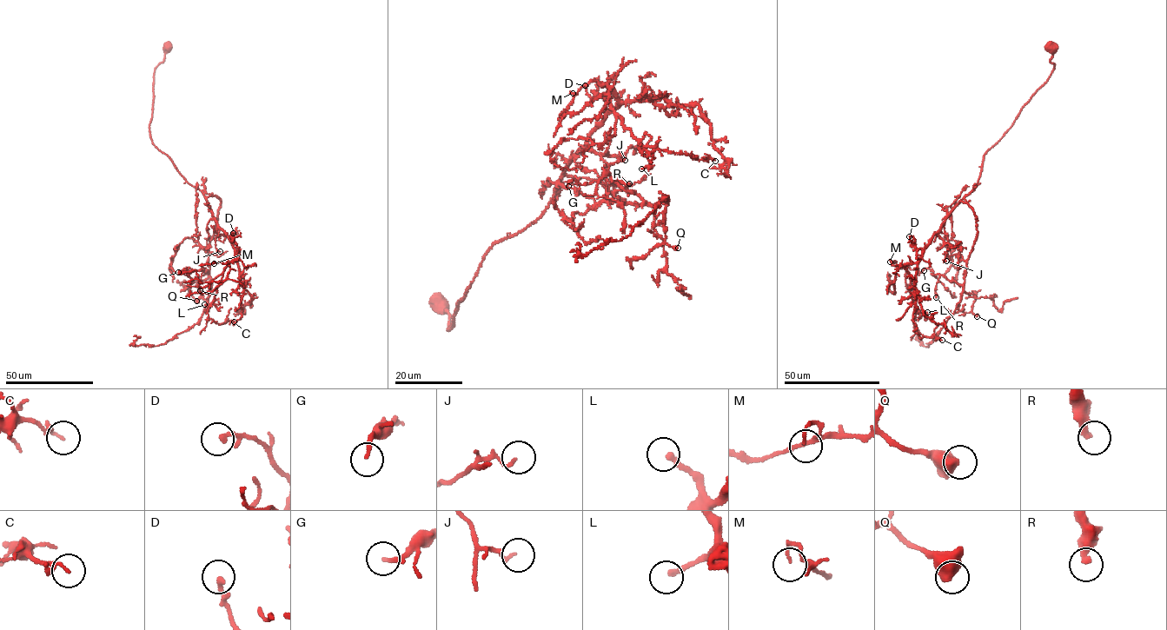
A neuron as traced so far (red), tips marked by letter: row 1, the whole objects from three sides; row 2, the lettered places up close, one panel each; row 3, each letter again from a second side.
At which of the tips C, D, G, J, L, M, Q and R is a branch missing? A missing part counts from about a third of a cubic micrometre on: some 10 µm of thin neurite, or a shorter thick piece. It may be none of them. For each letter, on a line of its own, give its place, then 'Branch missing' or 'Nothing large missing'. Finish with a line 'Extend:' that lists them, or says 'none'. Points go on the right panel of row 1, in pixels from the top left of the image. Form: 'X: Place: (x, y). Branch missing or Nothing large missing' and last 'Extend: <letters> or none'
C: Place: (942, 340). Nothing large missing
D: Place: (909, 236). Nothing large missing
G: Place: (924, 270). Nothing large missing
J: Place: (946, 261). Nothing large missing
L: Place: (927, 312). Nothing large missing
M: Place: (890, 261). Nothing large missing
Q: Place: (977, 316). Nothing large missing
R: Place: (936, 297). Branch missing
Extend: R

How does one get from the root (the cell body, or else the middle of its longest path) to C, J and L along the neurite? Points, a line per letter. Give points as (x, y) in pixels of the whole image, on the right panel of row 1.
C: (1051, 47), (1048, 81), (986, 150), (976, 187), (919, 260), (905, 267), (913, 323), (942, 340)
J: (1051, 47), (1054, 66), (1048, 81), (986, 150), (976, 187), (942, 225), (938, 235), (947, 245), (946, 261)
L: (1051, 47), (1048, 81), (986, 150), (976, 187), (919, 260), (905, 265), (911, 299), (927, 312)

